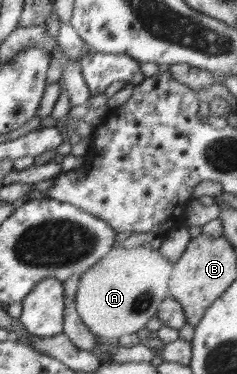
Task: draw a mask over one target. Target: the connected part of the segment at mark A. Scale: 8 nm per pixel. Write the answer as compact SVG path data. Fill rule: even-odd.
M141 245L136 249L114 246L108 254L94 263L88 271L85 271L78 282L75 295L75 308L81 317L83 324L100 338L114 339L122 335L137 332L142 329L154 315L164 299L167 299L168 280L173 272L173 263L162 256L157 249Z

